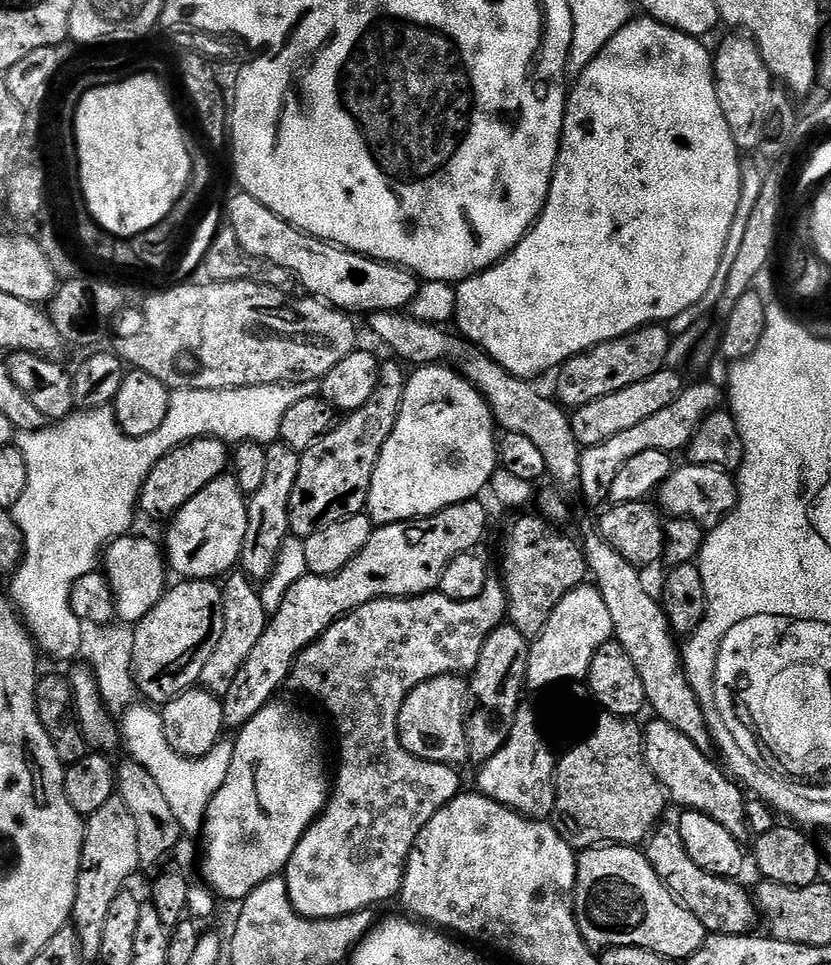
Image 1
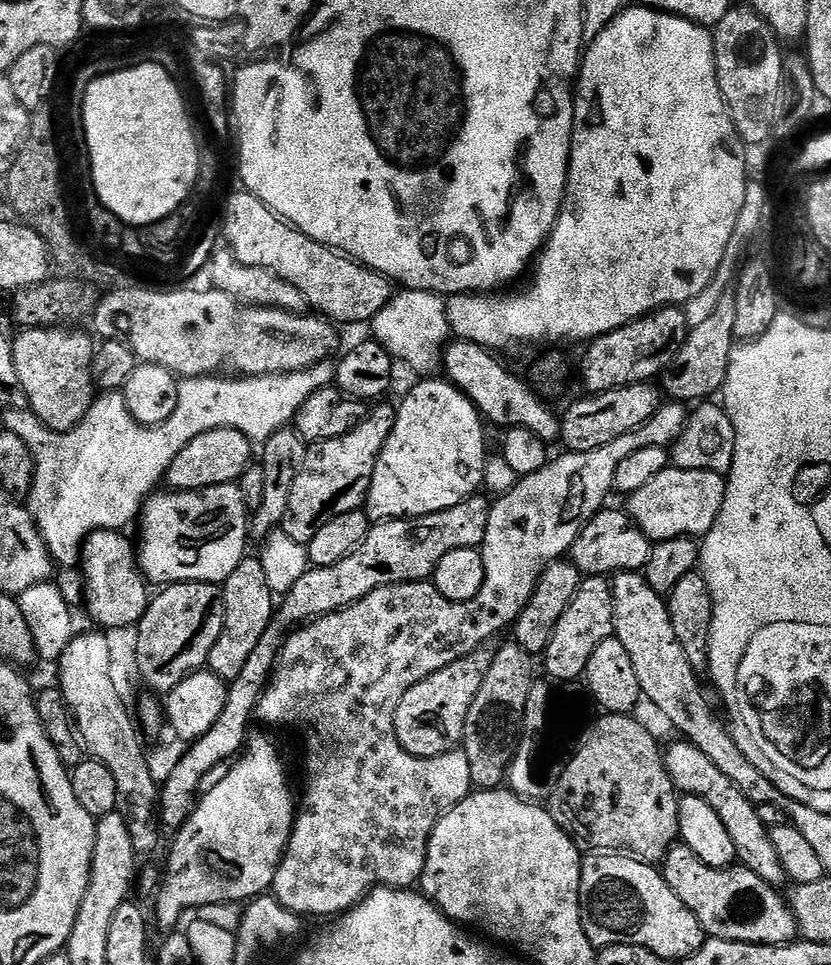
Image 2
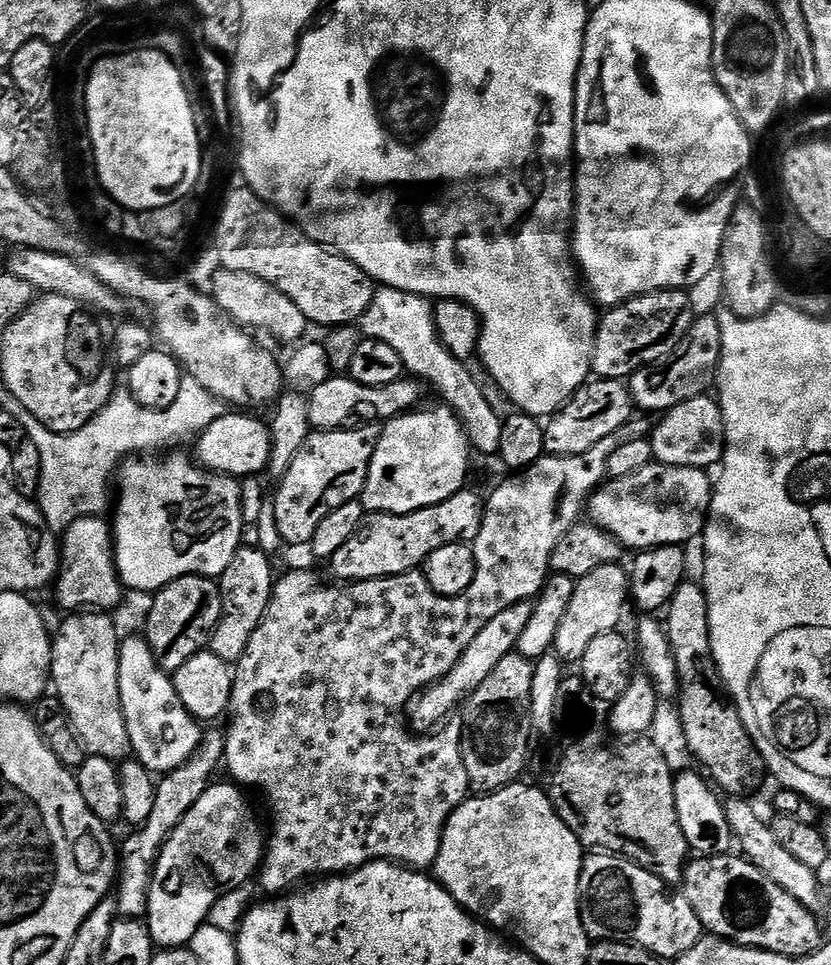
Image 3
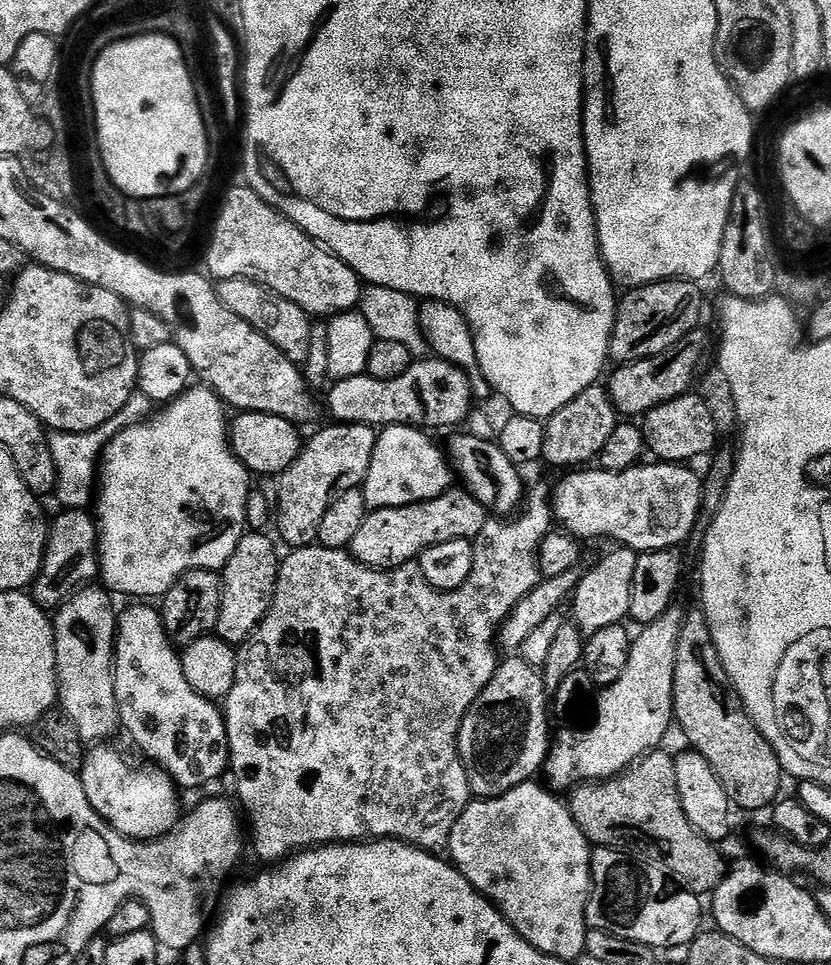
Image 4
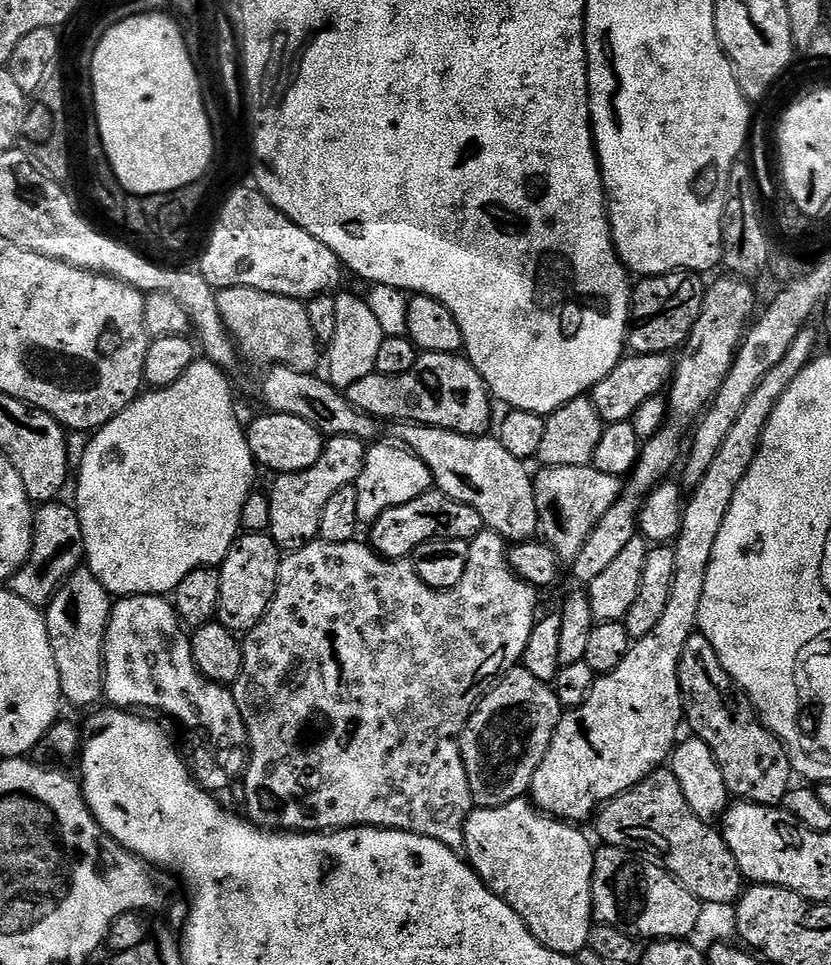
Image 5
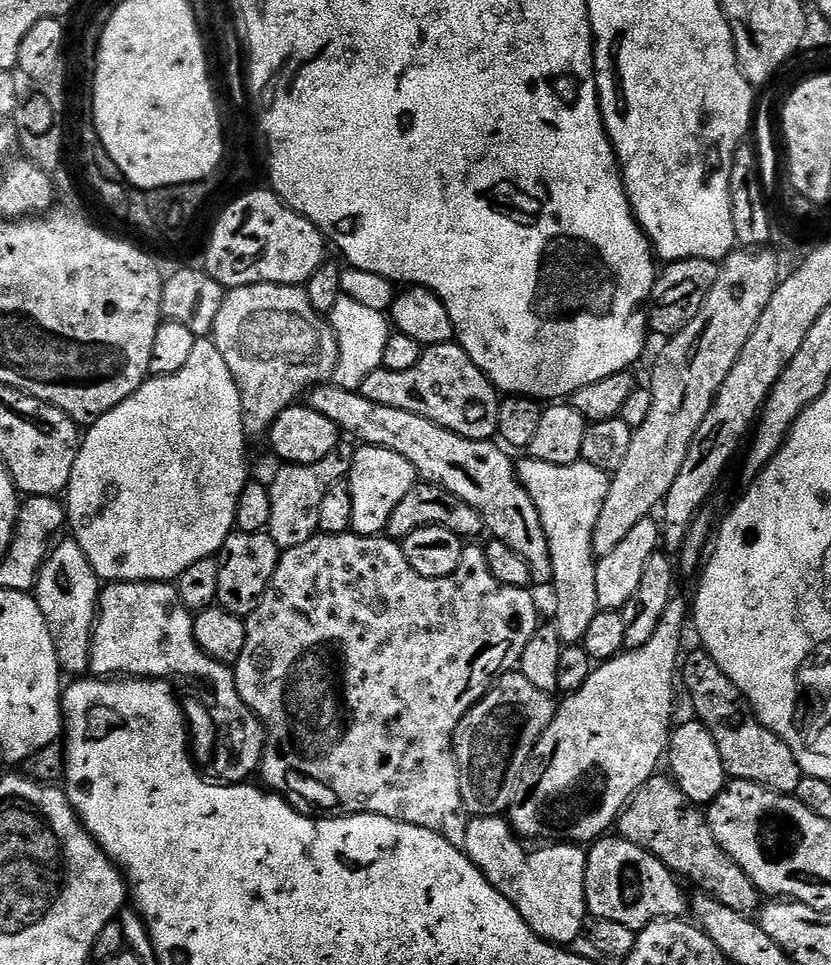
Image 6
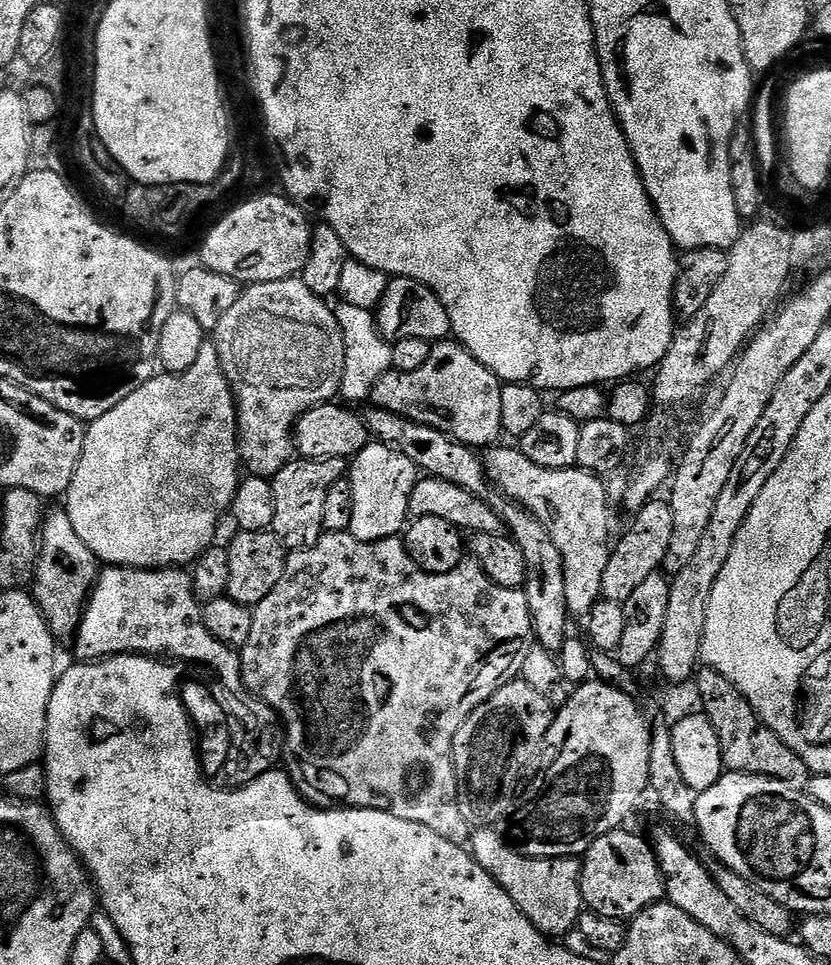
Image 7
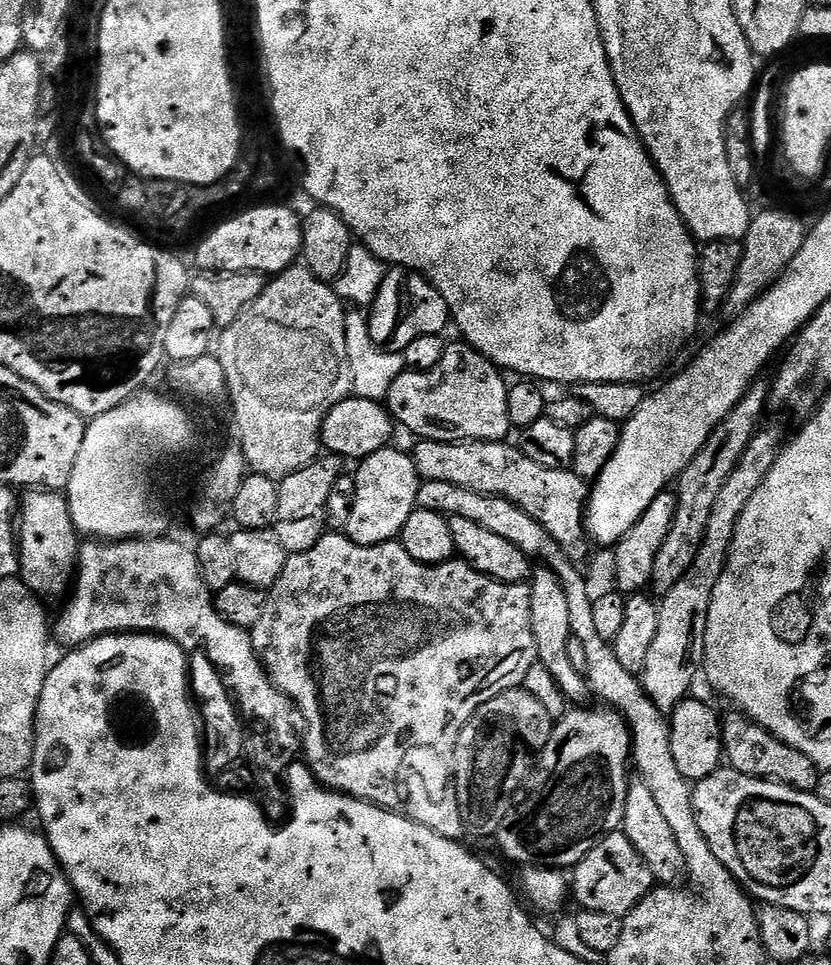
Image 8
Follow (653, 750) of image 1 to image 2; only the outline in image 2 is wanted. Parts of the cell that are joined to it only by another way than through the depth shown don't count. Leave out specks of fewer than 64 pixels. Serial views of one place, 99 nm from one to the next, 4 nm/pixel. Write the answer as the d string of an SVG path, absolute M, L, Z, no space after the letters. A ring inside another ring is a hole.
M683 738L677 741L677 744L670 745L664 752L664 765L674 786L681 793L710 802L710 806L714 806L714 814L722 818L726 831L734 841L737 861L754 874L758 874L758 878L762 878L762 882L766 882L770 887L783 889L786 877L782 862L778 862L778 854L774 854L772 833L769 825L765 824L760 816L760 808L751 804L746 794L742 794L742 790L738 790L738 786L734 786L734 782L730 782L730 778L726 778L726 774L722 774L722 770L718 770L718 766L714 766L714 762L710 762L710 758L702 754L702 750L698 750L698 746L689 744Z

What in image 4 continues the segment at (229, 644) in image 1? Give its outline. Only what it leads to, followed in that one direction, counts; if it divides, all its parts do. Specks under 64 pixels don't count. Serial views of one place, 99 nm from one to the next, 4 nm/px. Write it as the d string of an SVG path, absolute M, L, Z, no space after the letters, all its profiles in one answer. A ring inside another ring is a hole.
M249 531L240 539L234 554L230 554L222 570L222 606L215 635L221 636L230 645L243 646L258 630L274 602L282 556L281 553L276 553L277 541L273 540L264 532Z

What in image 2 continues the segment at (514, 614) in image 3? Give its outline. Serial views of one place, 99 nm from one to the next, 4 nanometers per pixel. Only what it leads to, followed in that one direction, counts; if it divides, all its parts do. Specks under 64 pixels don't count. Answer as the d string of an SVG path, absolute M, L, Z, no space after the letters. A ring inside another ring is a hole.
M491 647L475 648L470 654L450 662L450 666L430 674L430 678L422 678L422 682L402 694L394 714L394 730L406 751L418 758L434 758L453 751L463 741L466 714L470 714L478 690L482 690L482 678L486 678L486 670L490 670L493 655Z

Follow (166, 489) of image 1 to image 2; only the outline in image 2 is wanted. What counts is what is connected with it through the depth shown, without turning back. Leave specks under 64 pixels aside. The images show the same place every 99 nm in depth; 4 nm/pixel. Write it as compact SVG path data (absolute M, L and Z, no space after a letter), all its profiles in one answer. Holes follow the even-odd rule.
M233 428L206 430L206 434L198 434L198 438L182 446L168 468L167 487L178 492L201 492L210 486L237 483L240 475L253 463L252 448L253 441Z

